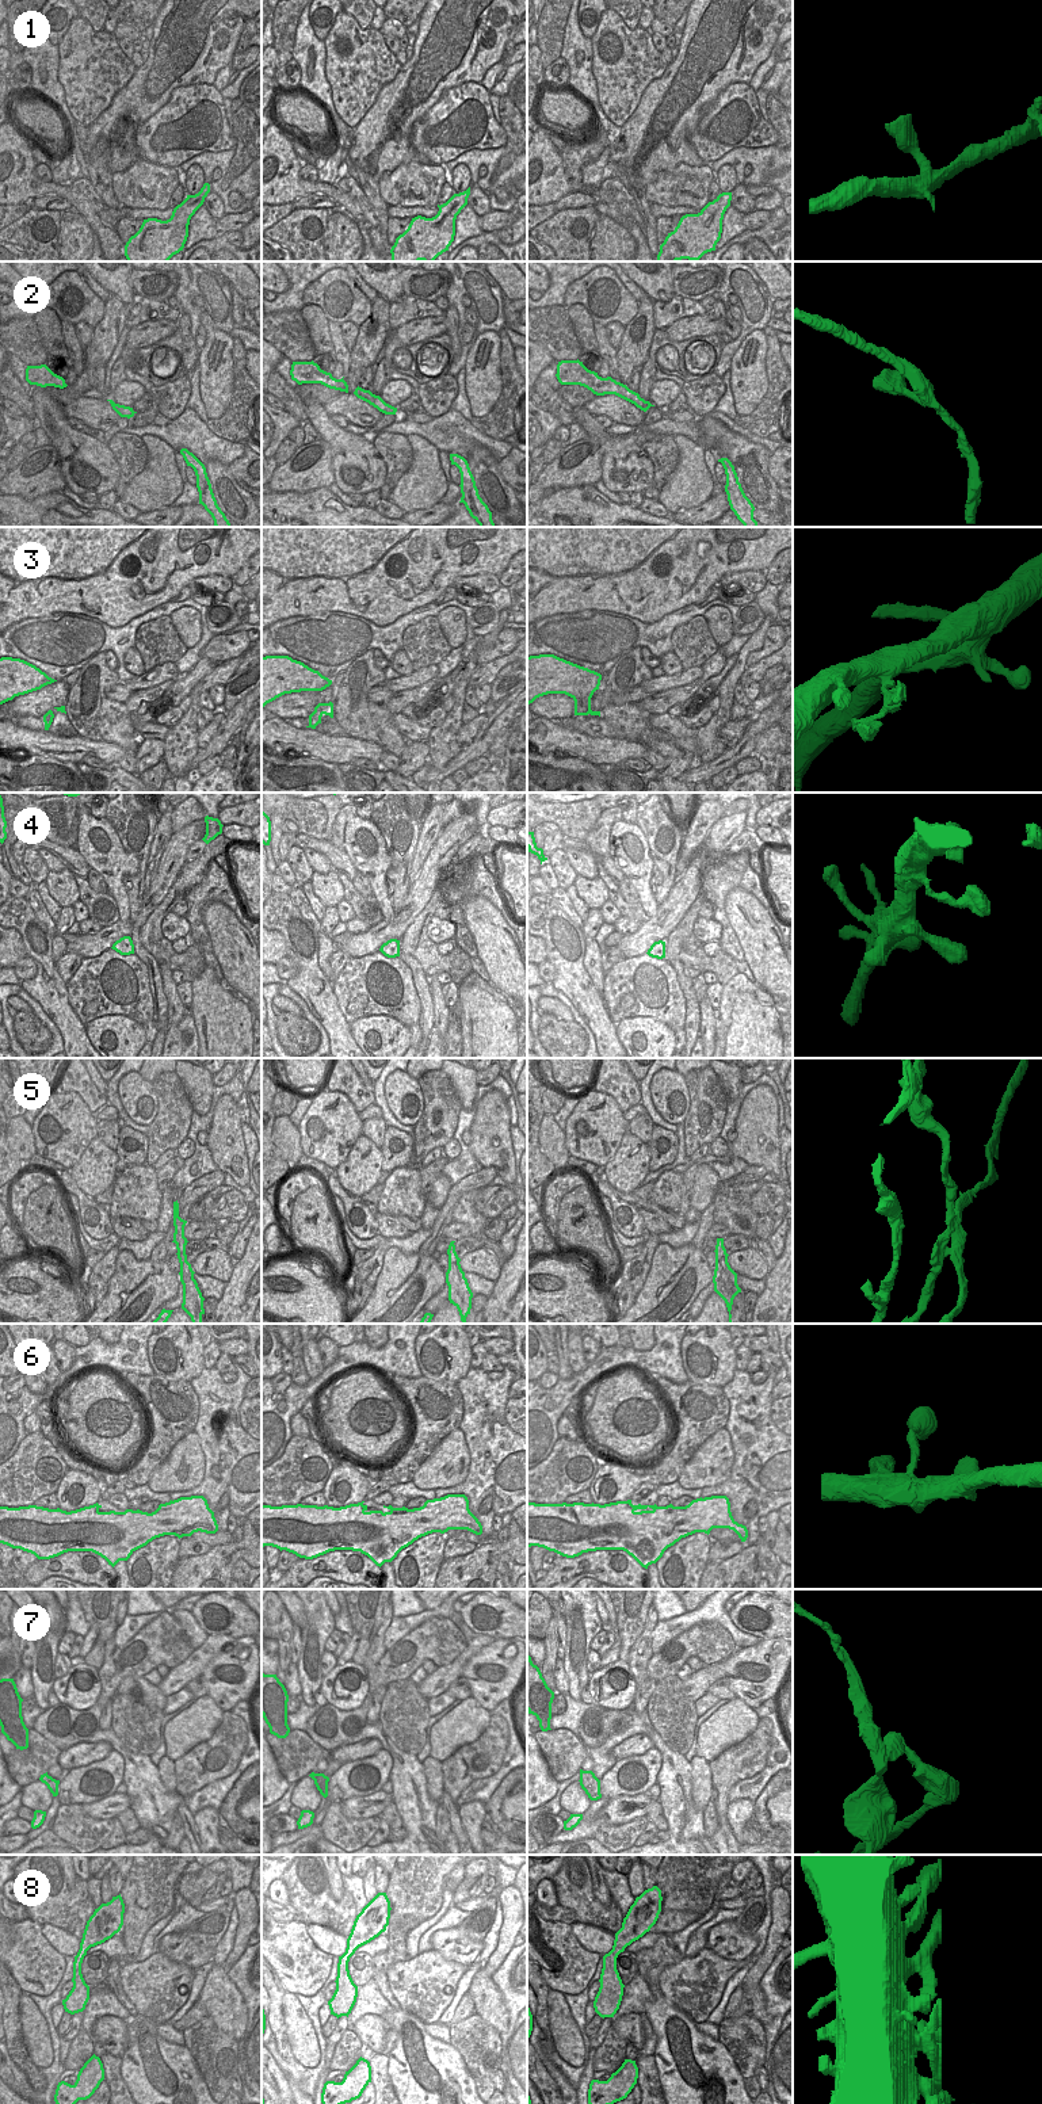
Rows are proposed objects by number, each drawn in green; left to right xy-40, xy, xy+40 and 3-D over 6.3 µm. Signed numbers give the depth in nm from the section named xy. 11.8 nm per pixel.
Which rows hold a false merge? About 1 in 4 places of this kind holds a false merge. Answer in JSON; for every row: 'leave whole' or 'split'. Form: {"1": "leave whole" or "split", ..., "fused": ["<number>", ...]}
{"1": "leave whole", "2": "leave whole", "3": "leave whole", "4": "leave whole", "5": "split", "6": "leave whole", "7": "split", "8": "leave whole", "fused": ["5", "7"]}

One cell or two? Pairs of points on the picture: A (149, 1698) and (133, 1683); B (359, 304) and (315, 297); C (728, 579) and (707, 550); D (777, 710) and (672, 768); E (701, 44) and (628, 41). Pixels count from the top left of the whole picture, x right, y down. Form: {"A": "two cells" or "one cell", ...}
{"A": "one cell", "B": "one cell", "C": "two cells", "D": "two cells", "E": "two cells"}

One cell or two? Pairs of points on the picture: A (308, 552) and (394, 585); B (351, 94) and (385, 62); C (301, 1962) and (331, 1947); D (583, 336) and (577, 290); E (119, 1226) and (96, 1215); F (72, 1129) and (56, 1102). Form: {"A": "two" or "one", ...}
{"A": "one", "B": "one", "C": "two", "D": "two", "E": "two", "F": "one"}

